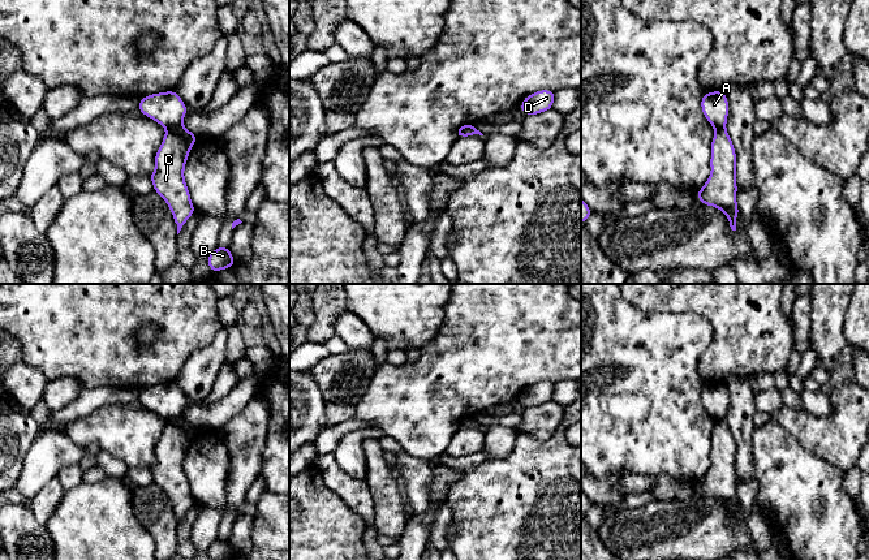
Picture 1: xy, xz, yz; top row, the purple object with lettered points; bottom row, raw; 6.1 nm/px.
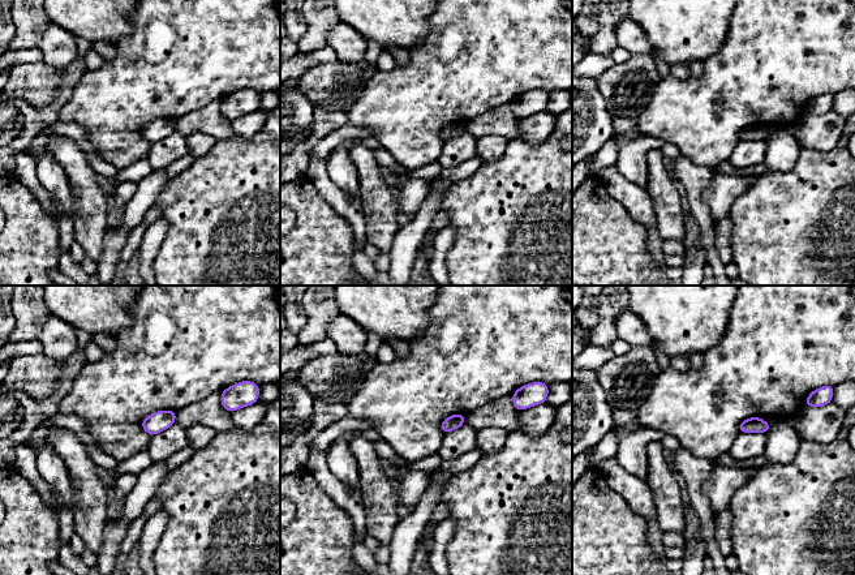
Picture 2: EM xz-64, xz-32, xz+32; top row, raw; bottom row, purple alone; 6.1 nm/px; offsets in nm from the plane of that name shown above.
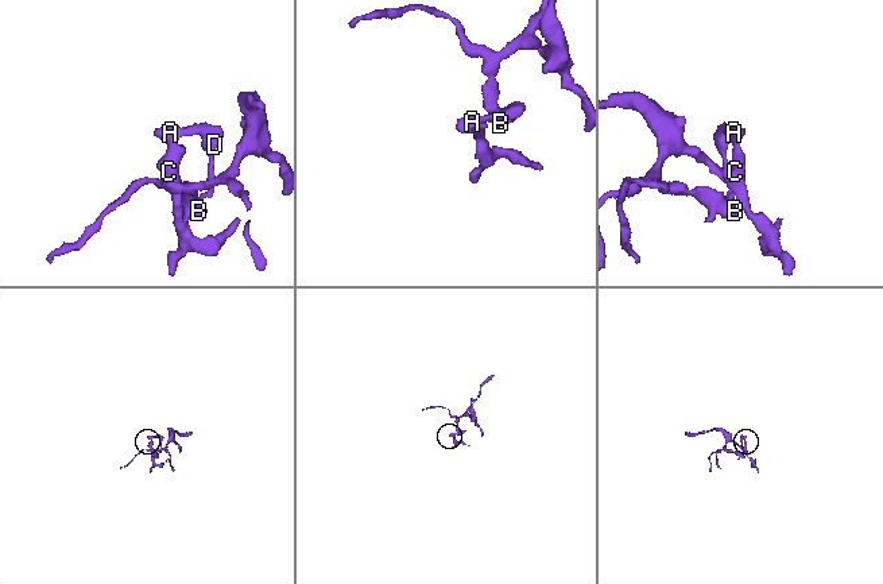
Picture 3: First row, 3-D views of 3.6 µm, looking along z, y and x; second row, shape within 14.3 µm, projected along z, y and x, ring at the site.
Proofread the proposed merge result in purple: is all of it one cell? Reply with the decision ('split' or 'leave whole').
split

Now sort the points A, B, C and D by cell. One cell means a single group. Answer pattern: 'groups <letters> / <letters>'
groups A B D / C

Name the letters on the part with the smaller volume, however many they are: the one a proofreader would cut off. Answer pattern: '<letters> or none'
C

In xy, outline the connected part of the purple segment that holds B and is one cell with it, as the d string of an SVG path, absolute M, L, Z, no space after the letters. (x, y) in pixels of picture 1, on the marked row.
M227 245L223 249L215 247L214 251L207 258L207 264L212 272L218 272L224 268L233 267L236 262L229 251L229 246Z

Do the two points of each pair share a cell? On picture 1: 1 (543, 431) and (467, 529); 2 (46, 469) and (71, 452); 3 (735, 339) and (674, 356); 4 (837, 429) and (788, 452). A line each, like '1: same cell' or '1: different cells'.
1: different cells
2: same cell
3: different cells
4: different cells

